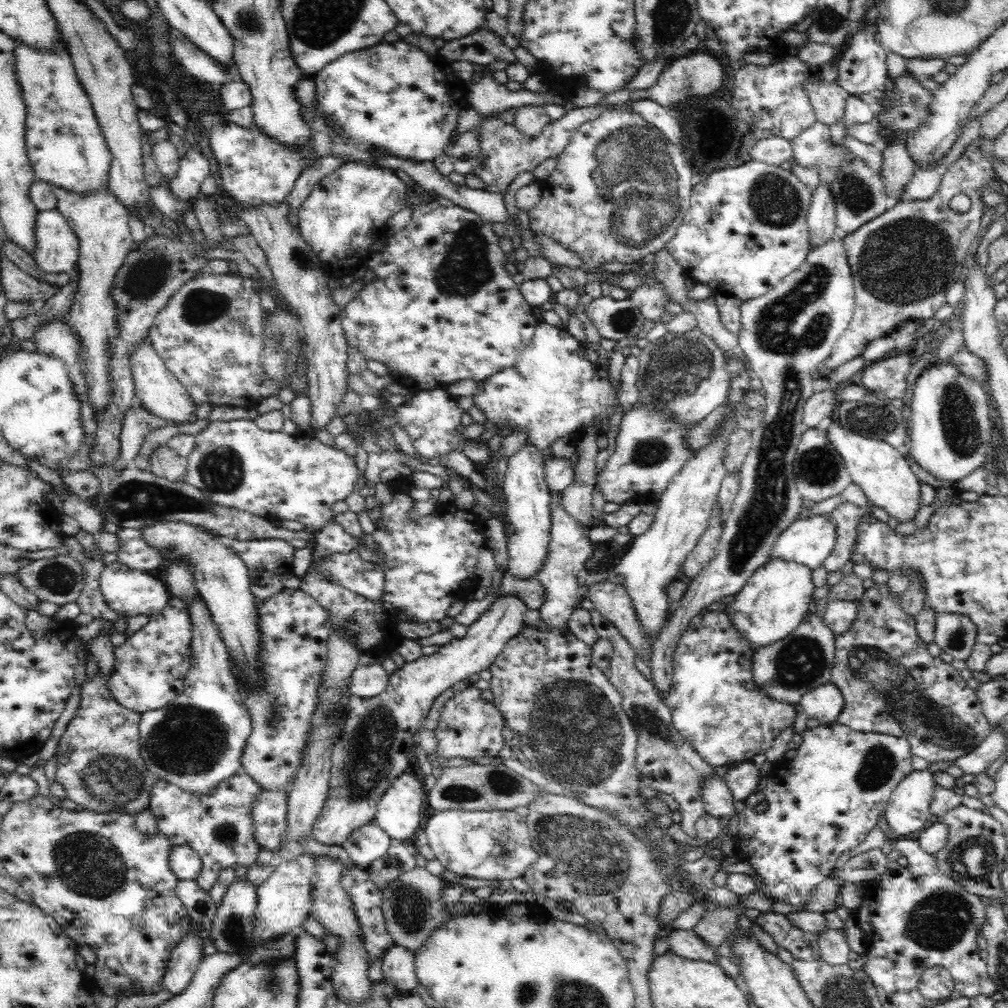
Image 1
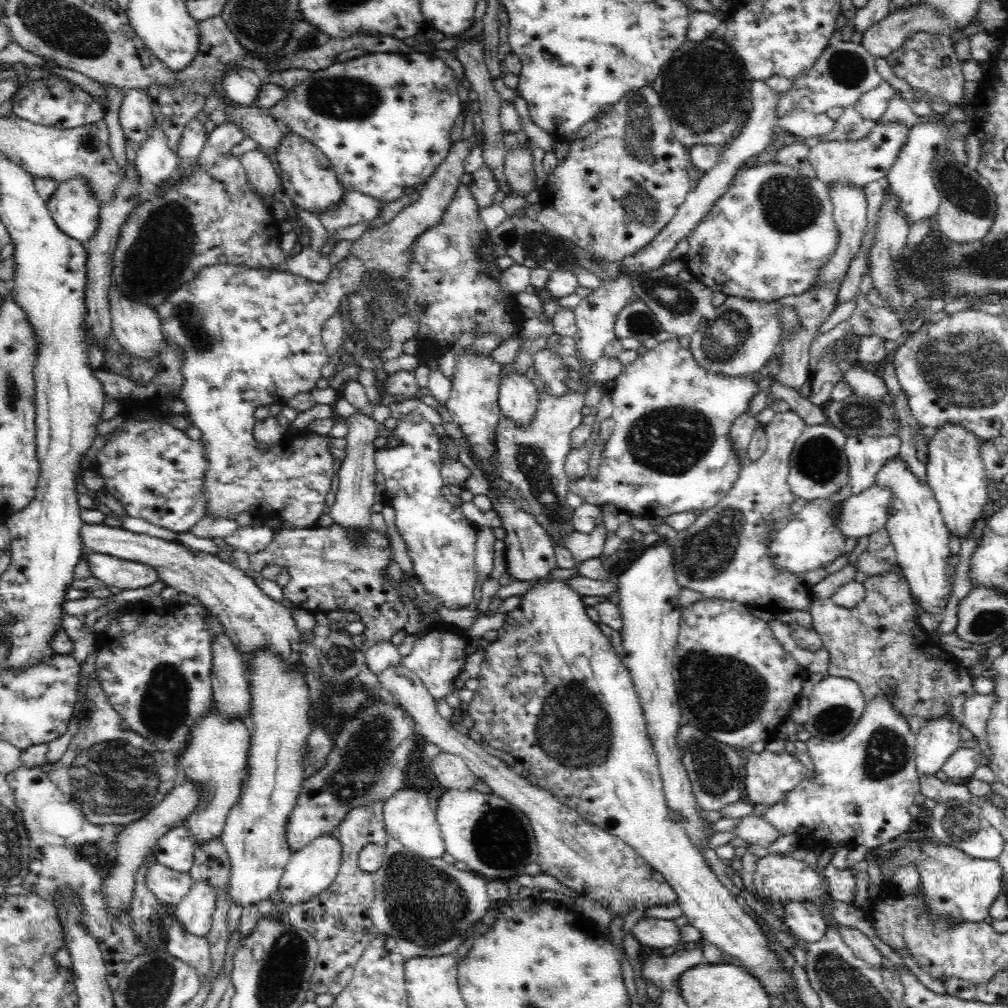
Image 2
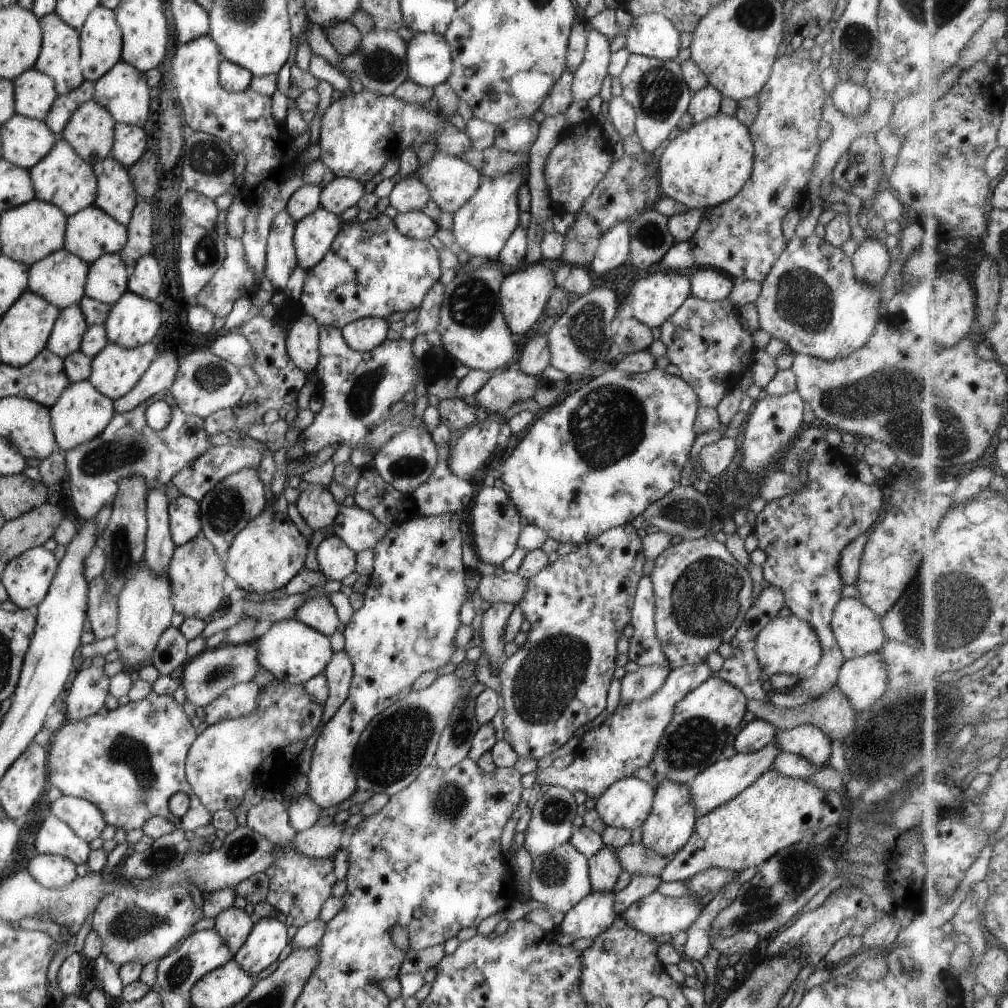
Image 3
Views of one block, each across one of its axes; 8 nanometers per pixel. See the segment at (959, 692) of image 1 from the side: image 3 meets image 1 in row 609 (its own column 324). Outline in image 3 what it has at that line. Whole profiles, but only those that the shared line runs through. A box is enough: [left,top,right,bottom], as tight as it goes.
[245,799,336,928]

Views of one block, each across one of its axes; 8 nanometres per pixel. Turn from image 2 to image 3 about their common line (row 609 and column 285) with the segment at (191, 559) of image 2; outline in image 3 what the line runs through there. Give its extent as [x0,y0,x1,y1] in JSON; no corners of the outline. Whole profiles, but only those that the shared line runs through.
[263,208,298,292]

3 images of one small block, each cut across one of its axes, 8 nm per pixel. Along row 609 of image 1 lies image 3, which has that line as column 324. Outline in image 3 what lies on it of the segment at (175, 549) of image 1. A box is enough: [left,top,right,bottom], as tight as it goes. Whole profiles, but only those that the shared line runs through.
[293,206,340,270]

